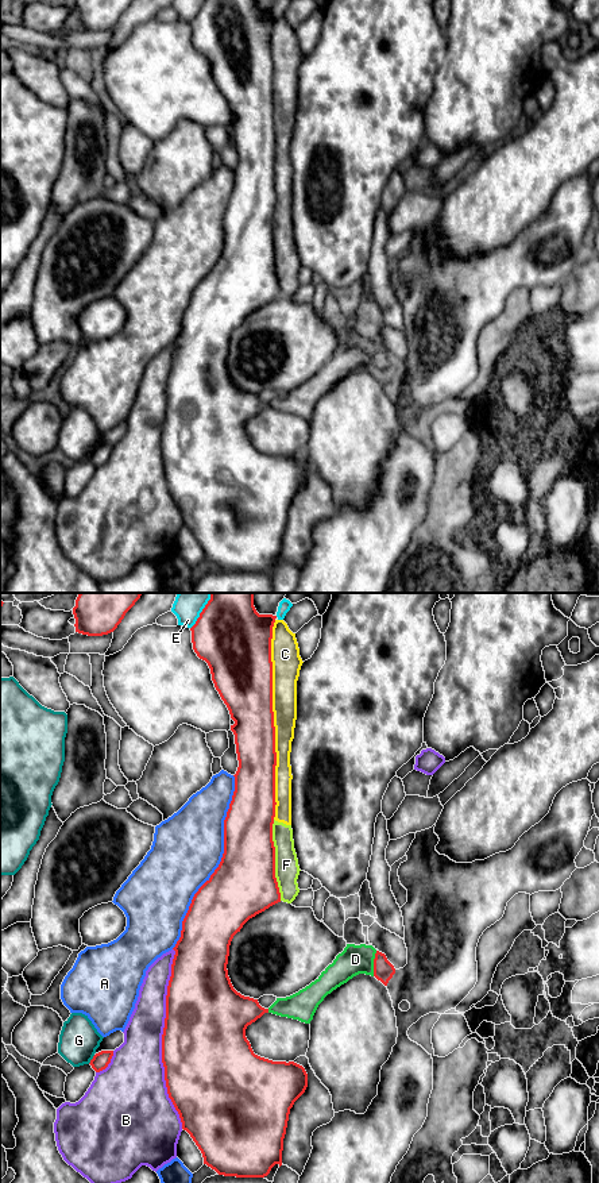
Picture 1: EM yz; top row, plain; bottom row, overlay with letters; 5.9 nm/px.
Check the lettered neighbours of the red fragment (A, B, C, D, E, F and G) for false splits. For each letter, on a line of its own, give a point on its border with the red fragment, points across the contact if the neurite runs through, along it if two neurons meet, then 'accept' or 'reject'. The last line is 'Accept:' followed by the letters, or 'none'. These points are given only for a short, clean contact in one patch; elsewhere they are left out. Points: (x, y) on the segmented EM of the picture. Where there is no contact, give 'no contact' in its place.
A: yz (220, 862) | reject
B: yz (162, 1039) | reject
C: yz (273, 720) | reject
D: yz (374, 963) | reject
E: yz (203, 611) | reject
F: yz (274, 860) | reject
G: yz (92, 1059) | reject
Accept: none

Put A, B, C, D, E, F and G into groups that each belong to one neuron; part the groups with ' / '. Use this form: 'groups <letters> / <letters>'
groups A / B / C F / D / E / G

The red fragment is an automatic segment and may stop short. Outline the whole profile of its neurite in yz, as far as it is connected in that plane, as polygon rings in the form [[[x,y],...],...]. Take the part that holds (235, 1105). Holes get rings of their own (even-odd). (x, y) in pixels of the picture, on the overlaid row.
[[[210,593],[210,600],[200,613],[196,624],[190,628],[193,650],[197,656],[205,660],[210,668],[212,681],[216,690],[219,691],[221,700],[227,705],[231,718],[235,721],[231,725],[231,731],[235,735],[236,754],[239,760],[239,767],[235,777],[235,791],[227,817],[224,820],[224,853],[219,867],[210,875],[210,878],[198,889],[194,894],[189,910],[182,921],[181,937],[177,941],[173,964],[171,976],[167,986],[166,995],[166,1018],[162,1034],[162,1063],[165,1067],[165,1080],[167,1087],[169,1098],[171,1099],[175,1110],[179,1114],[182,1129],[186,1130],[198,1149],[202,1153],[204,1164],[215,1169],[219,1175],[236,1176],[236,1178],[264,1178],[270,1174],[271,1168],[278,1164],[282,1165],[282,1151],[283,1138],[286,1134],[287,1121],[290,1109],[294,1102],[305,1093],[308,1087],[308,1074],[305,1068],[294,1061],[273,1061],[260,1057],[254,1053],[250,1041],[246,1037],[246,1029],[248,1025],[260,1018],[268,1009],[259,1005],[258,999],[244,997],[237,993],[228,976],[228,956],[229,945],[233,936],[240,932],[243,925],[256,914],[264,912],[270,906],[281,902],[281,893],[278,882],[275,878],[275,847],[273,841],[273,824],[275,817],[275,766],[277,766],[277,752],[275,752],[275,727],[274,727],[274,712],[273,712],[273,662],[271,662],[271,639],[273,627],[277,616],[273,614],[259,614],[254,606],[254,593]]]

